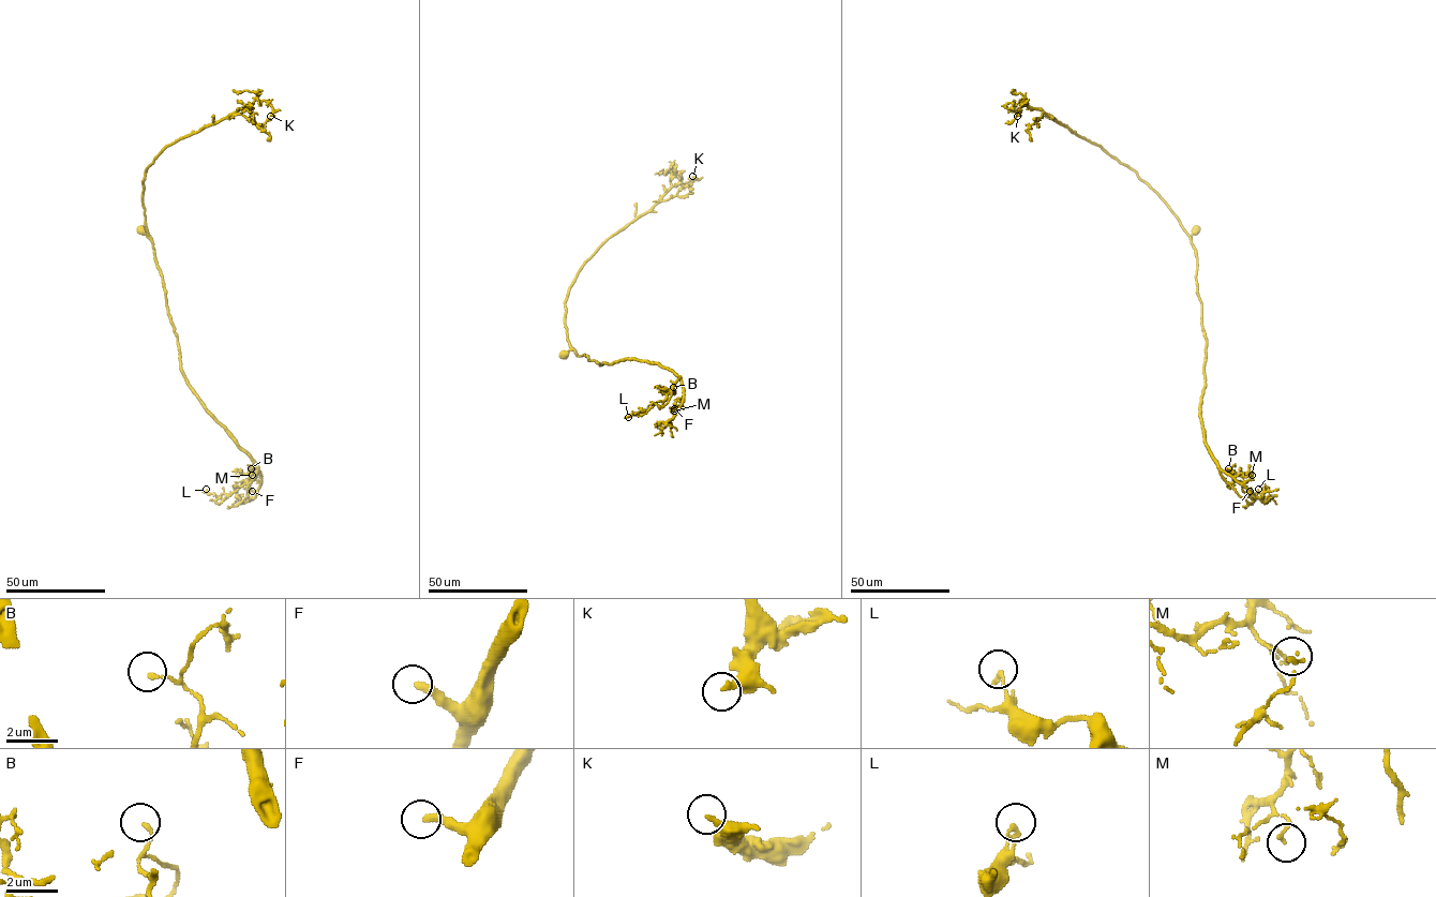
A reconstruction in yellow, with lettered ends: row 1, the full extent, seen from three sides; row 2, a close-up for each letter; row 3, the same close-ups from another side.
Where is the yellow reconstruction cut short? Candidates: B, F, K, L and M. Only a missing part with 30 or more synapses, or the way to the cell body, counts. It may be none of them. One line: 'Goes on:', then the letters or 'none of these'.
Goes on: F

